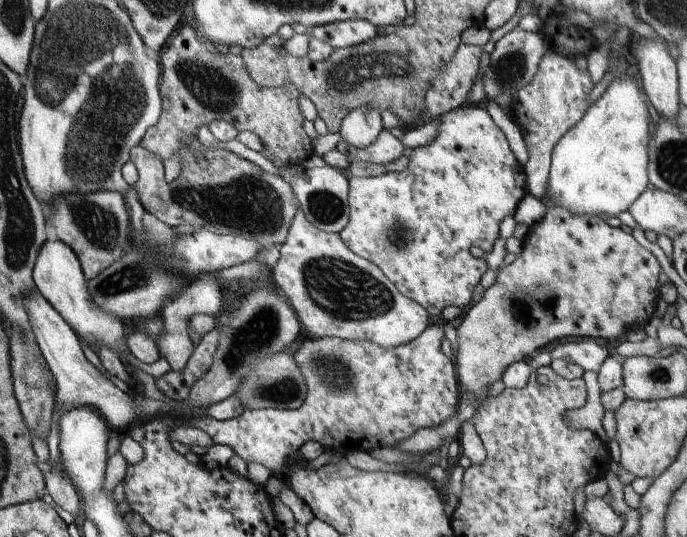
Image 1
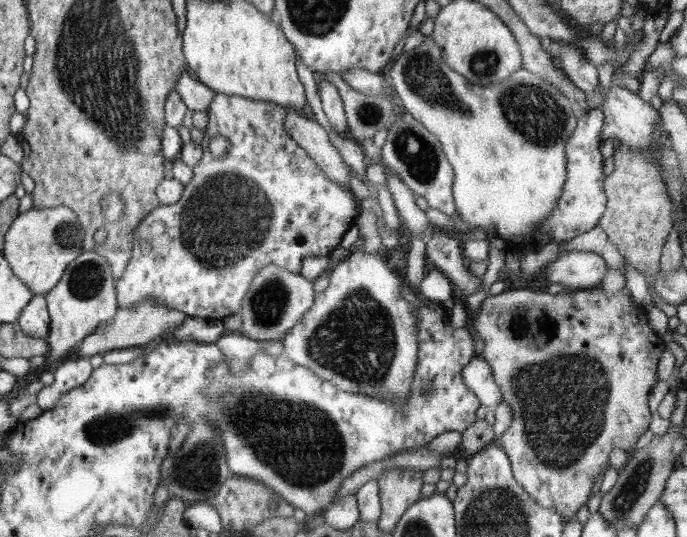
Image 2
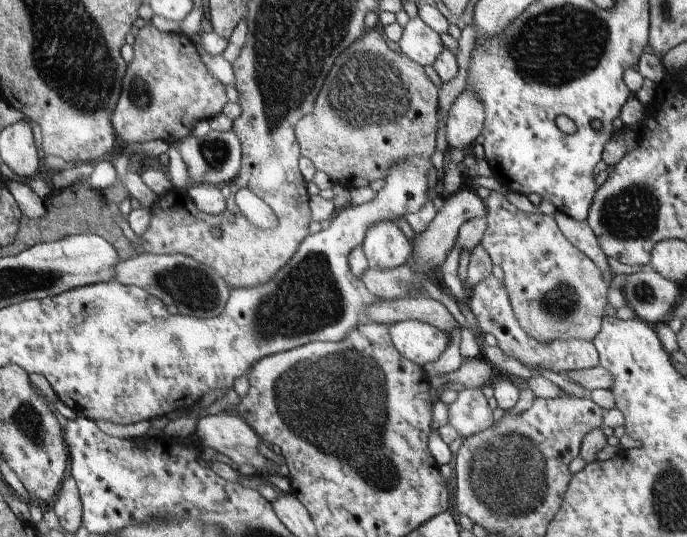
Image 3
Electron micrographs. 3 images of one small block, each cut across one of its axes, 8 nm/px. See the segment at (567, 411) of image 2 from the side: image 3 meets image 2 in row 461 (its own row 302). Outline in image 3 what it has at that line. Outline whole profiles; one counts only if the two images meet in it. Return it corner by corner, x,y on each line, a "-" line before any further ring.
491,190
483,202
487,226
479,244
491,262
503,270
503,288
519,328
543,346
557,340
593,342
601,330
605,306
609,304
605,294
613,278
611,270
599,270
575,248
561,234
553,216
525,214
507,200
507,194
497,190

